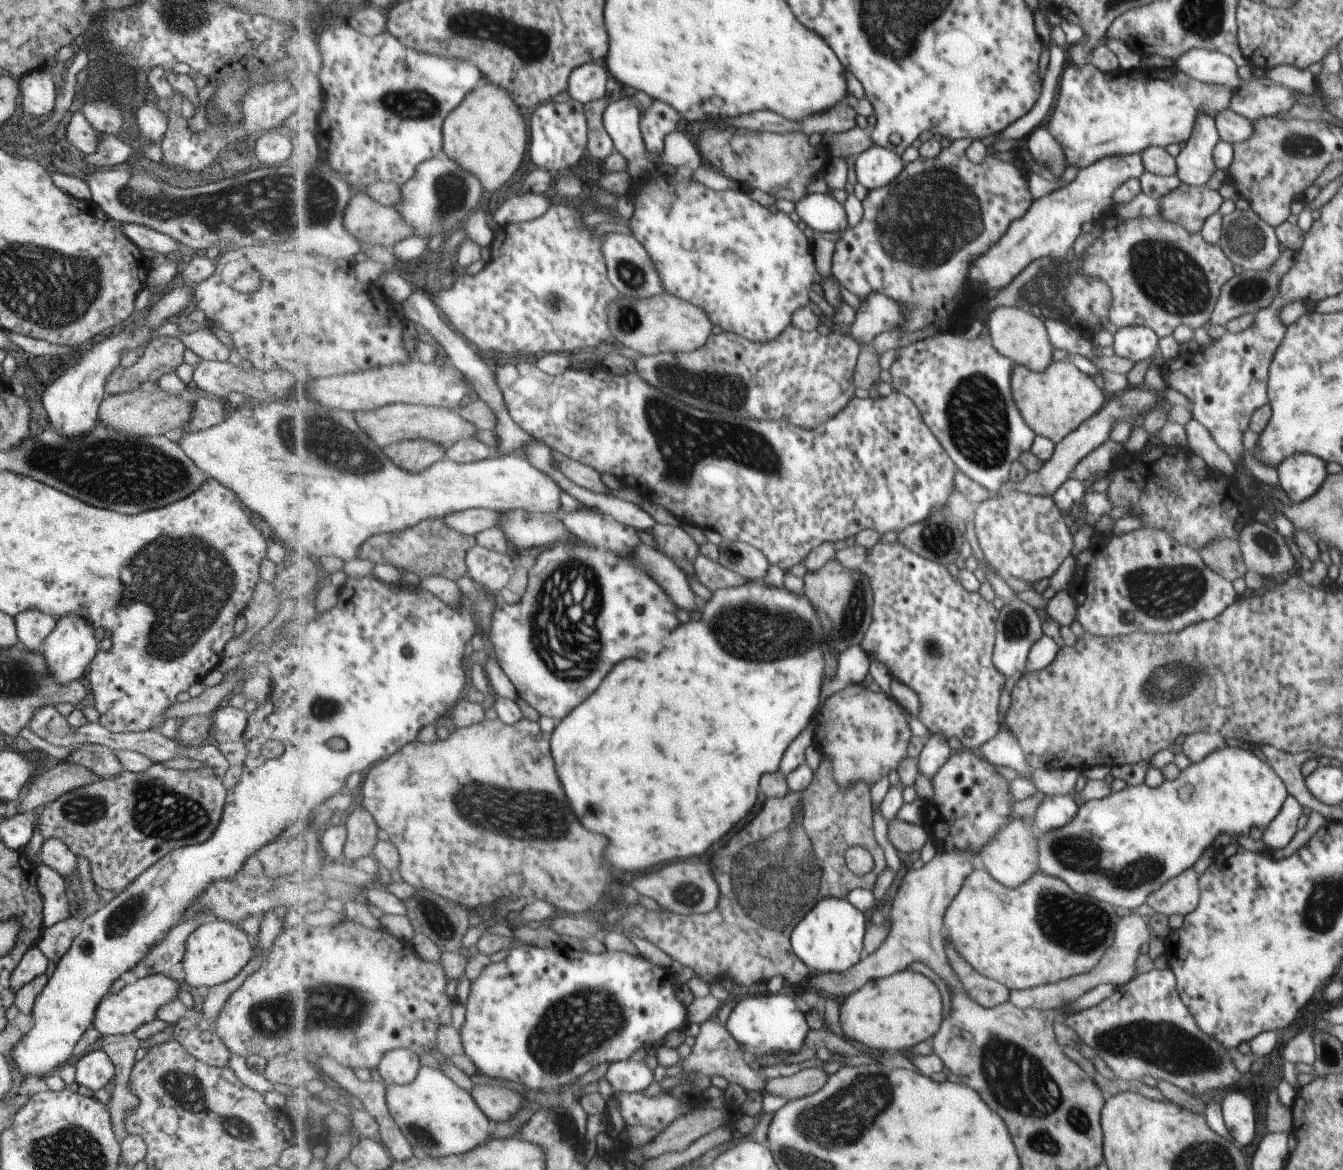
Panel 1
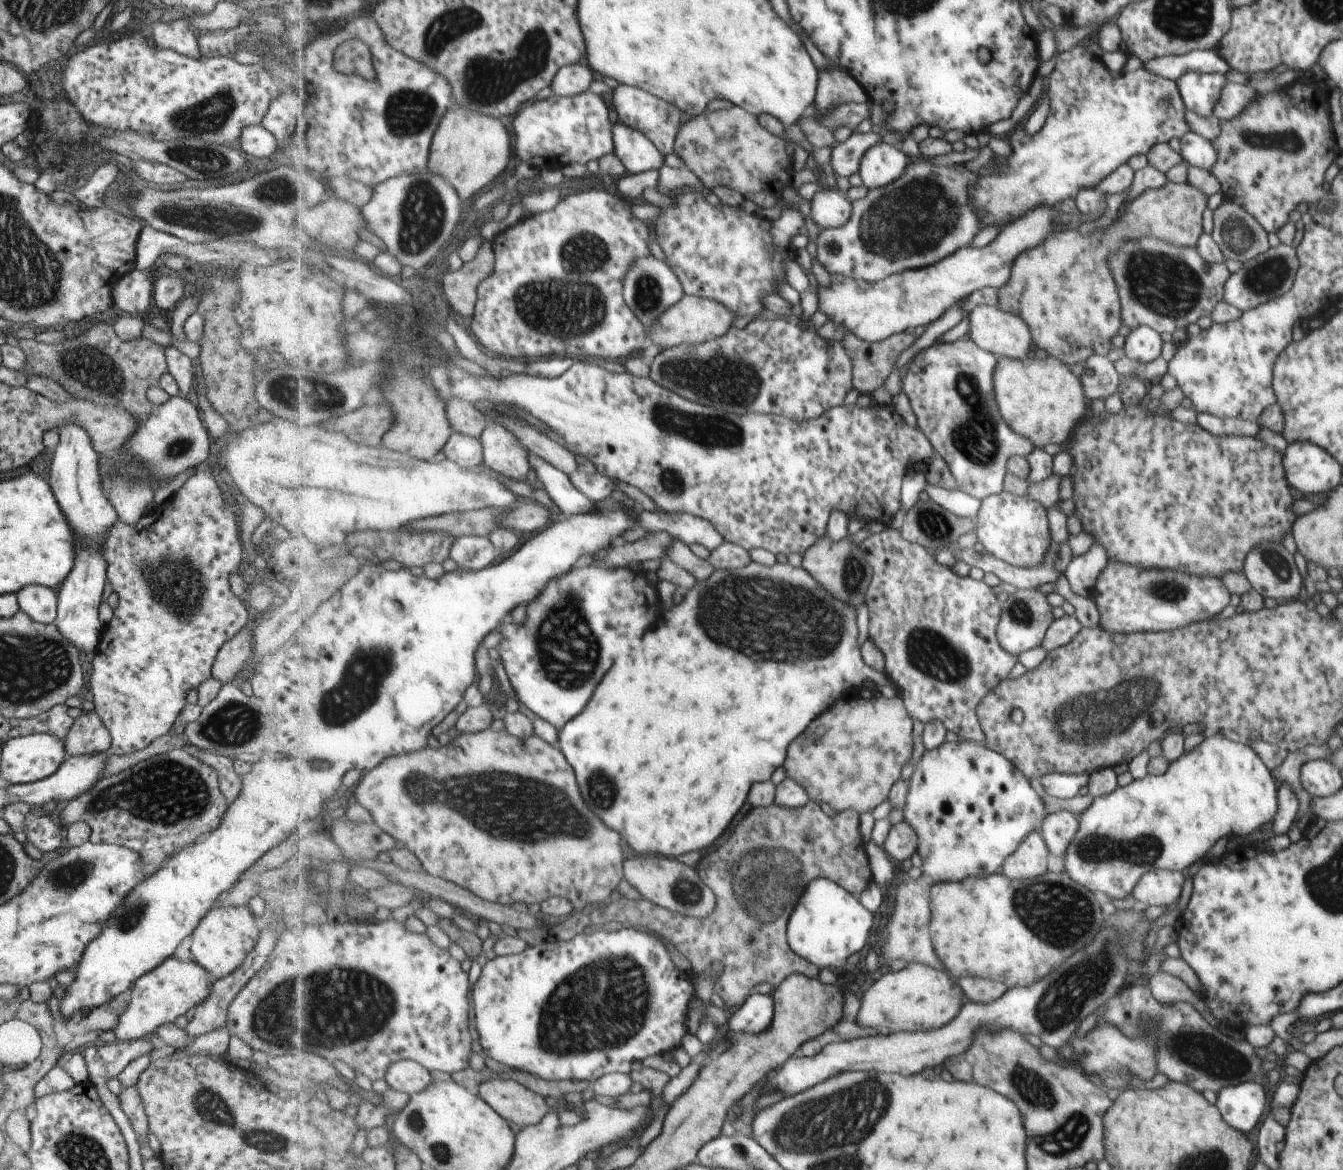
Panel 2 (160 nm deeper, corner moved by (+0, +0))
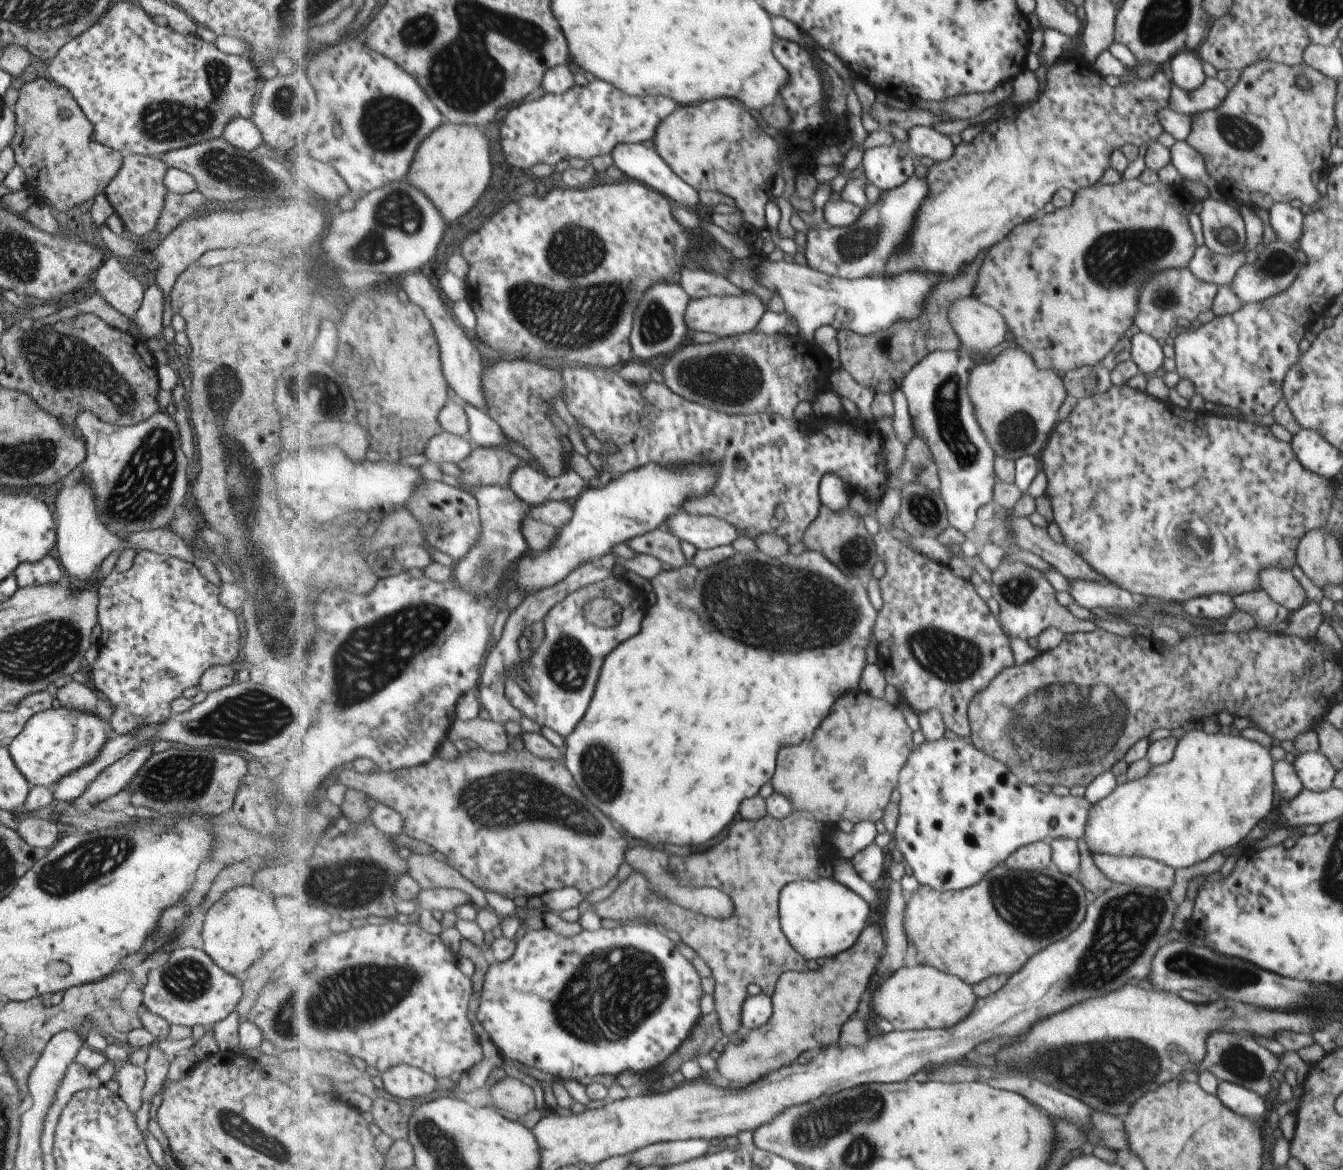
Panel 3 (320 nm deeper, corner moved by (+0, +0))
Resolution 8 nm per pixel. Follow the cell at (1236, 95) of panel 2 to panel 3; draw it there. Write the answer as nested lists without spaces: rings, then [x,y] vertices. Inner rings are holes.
[[[1205,77],[1203,82],[1192,91],[1183,90],[1171,82],[1166,106],[1177,114],[1189,117],[1218,107],[1229,92],[1230,90],[1215,77]]]

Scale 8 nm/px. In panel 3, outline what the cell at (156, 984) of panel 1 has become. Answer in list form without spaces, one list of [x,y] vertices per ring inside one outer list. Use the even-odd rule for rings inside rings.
[[[193,947],[174,948],[167,952],[167,960],[163,965],[152,967],[146,975],[145,985],[142,988],[141,1008],[160,1016],[168,1024],[191,1027],[204,1026],[205,1029],[223,1020],[241,998],[241,982],[243,979],[224,972],[201,949]]]

